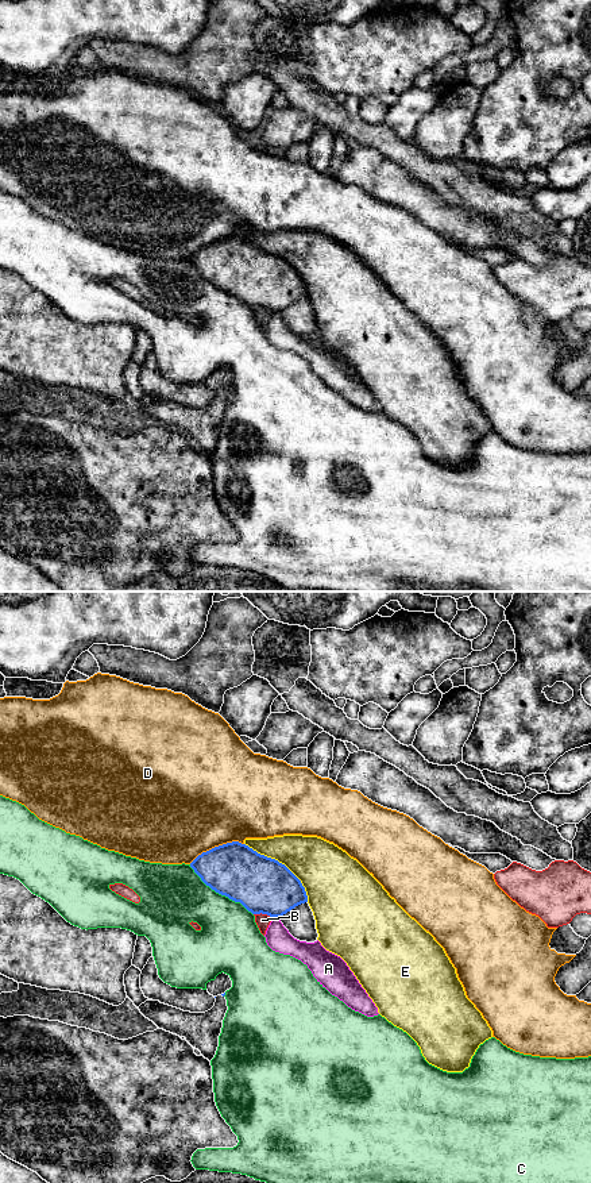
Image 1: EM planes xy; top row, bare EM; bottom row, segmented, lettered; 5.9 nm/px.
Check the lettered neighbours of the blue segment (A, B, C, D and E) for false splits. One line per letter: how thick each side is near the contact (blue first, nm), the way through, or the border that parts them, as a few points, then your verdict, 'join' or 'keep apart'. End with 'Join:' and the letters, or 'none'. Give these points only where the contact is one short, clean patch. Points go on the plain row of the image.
A: calibres 340 and 150 nm; border xy (279, 312), (273, 313); keep apart
B: calibres 340 and 80 nm; keep apart
C: calibres 320 and 340 nm; keep apart
D: calibres 320 and 500 nm; keep apart
E: calibres 340 and 300 nm; keep apart
Join: none

